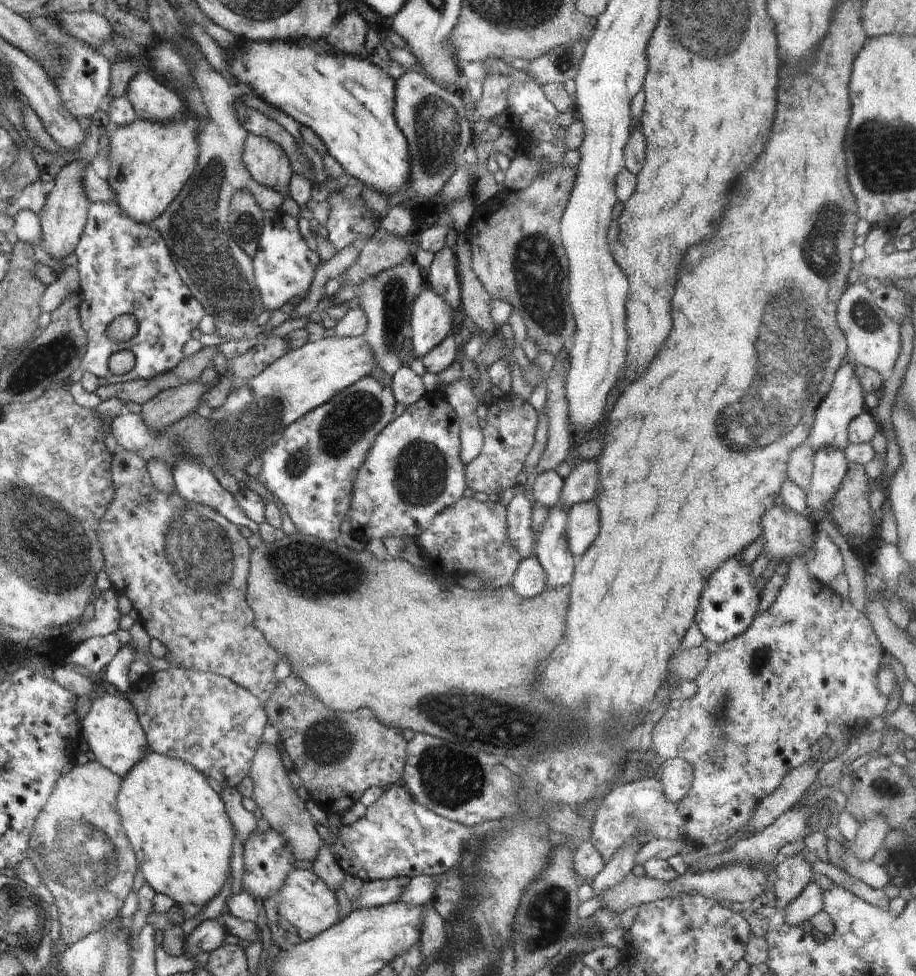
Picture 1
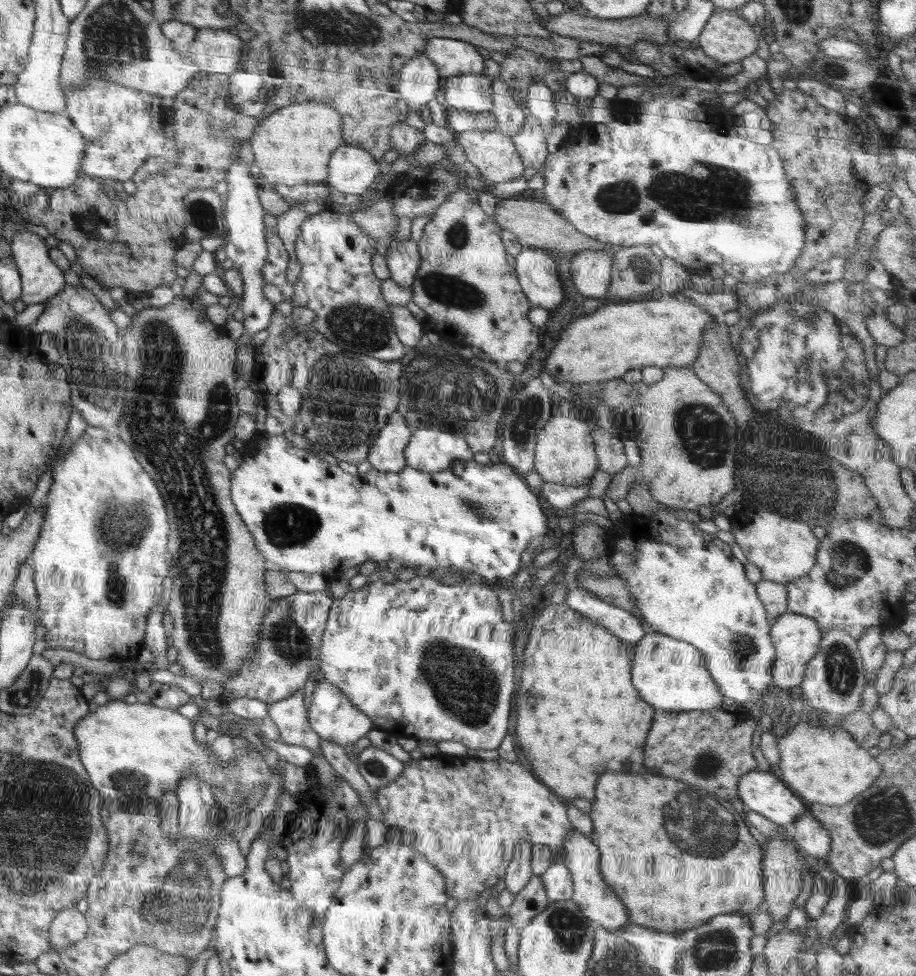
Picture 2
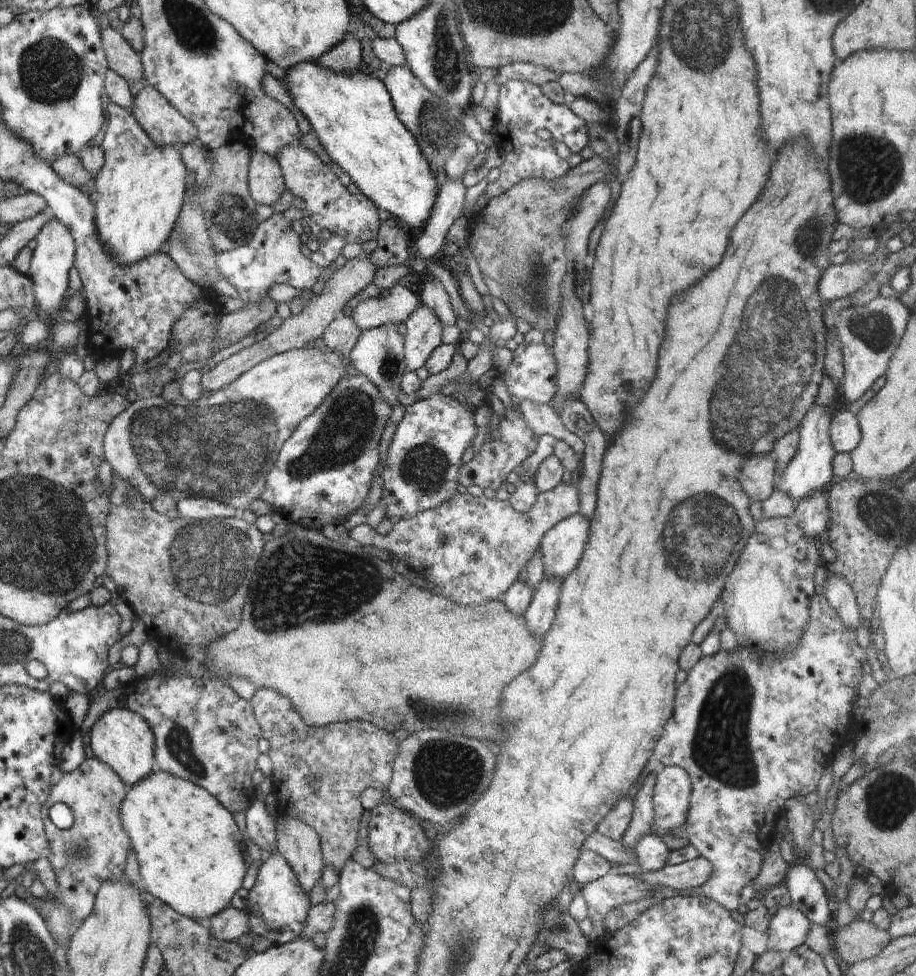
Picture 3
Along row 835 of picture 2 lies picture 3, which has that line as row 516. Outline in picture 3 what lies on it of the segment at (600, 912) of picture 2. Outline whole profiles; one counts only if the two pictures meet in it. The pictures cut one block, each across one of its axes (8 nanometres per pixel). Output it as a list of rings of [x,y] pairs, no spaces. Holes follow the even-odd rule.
[[[579,512],[550,528],[540,543],[544,575],[562,579],[568,576],[582,558],[588,534],[590,520]]]

